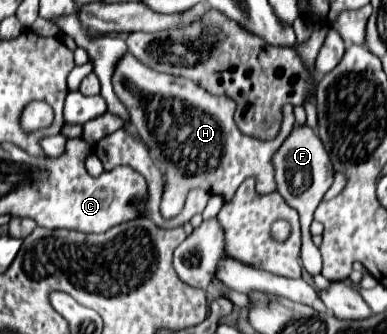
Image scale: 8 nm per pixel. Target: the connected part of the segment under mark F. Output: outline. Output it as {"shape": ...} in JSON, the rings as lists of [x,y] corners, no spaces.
{"shape":[[[307,125],[303,127],[295,127],[289,135],[289,139],[281,145],[281,149],[277,151],[277,155],[273,157],[273,165],[275,165],[275,179],[277,179],[277,191],[283,195],[283,199],[299,211],[301,217],[301,229],[303,229],[303,245],[301,245],[301,263],[303,267],[311,273],[317,275],[321,273],[321,253],[319,249],[313,245],[311,241],[311,233],[309,233],[309,225],[313,221],[313,211],[317,209],[317,205],[321,203],[323,195],[327,193],[327,189],[333,185],[333,163],[329,153],[325,151],[321,139],[315,135],[315,131]]]}

